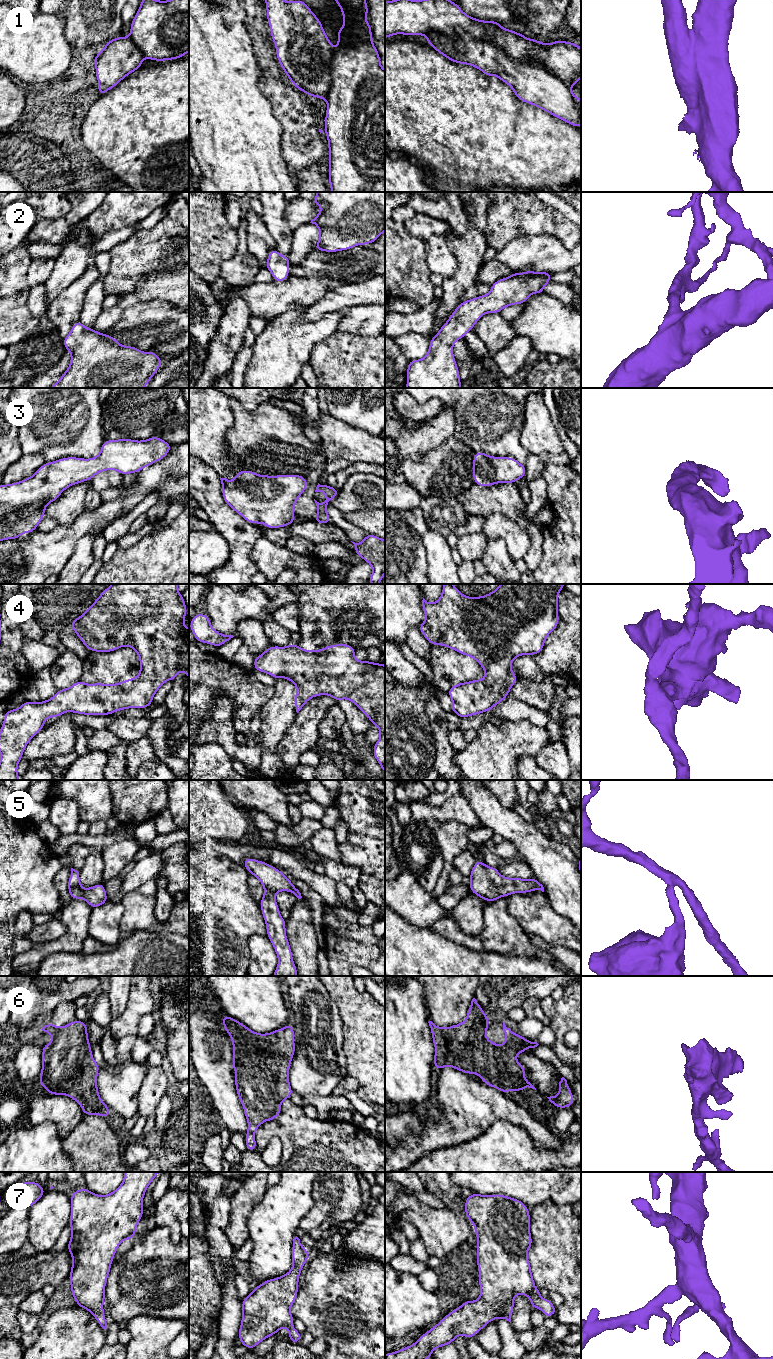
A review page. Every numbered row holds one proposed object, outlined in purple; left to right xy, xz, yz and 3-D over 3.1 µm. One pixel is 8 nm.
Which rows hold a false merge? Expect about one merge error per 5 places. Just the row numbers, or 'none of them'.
none of them

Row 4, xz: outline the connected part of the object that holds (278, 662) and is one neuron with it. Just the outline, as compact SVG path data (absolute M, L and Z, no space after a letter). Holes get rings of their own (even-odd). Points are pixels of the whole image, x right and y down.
M291 643L286 647L271 646L261 655L254 658L253 669L271 675L275 679L281 677L289 679L295 684L297 693L294 697L294 706L298 713L305 703L319 695L330 695L338 702L341 699L352 701L367 718L376 725L380 731L380 738L373 746L373 755L385 773L385 665L369 661L357 661L355 648L348 644L333 644L321 650L304 650L300 646Z

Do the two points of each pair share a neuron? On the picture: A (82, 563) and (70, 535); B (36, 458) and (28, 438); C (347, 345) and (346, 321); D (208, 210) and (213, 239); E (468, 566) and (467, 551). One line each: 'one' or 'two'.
A: two
B: two
C: two
D: one
E: two

